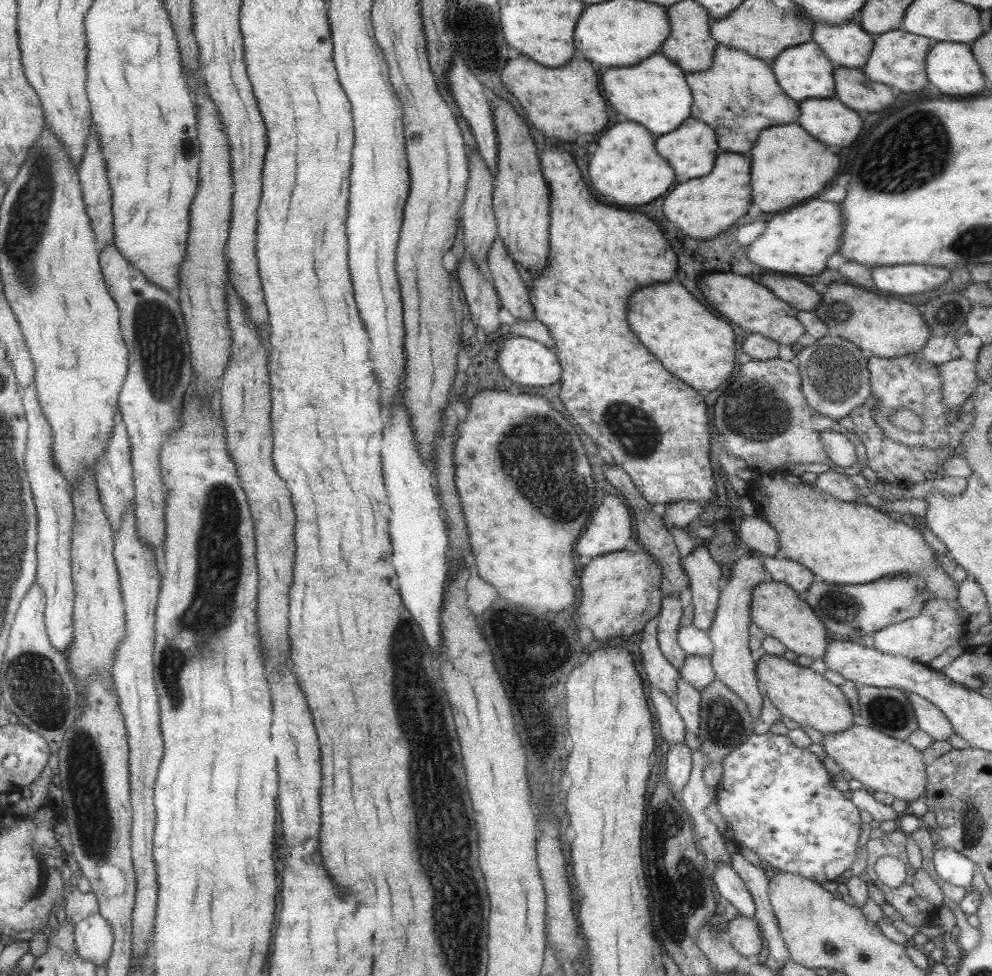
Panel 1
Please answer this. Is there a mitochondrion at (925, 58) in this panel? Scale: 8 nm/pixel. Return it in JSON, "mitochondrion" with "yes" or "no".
{"mitochondrion":"no"}

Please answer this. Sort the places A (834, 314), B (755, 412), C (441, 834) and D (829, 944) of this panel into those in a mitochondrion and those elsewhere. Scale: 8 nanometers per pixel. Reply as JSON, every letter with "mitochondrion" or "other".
{"A":"mitochondrion","B":"mitochondrion","C":"mitochondrion","D":"mitochondrion"}

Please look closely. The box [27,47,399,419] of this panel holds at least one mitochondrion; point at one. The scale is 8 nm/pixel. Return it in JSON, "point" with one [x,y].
{"point":[157,335]}

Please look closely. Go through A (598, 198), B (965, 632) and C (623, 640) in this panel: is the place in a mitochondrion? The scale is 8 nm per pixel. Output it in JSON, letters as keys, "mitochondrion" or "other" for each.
{"A":"other","B":"other","C":"other"}

